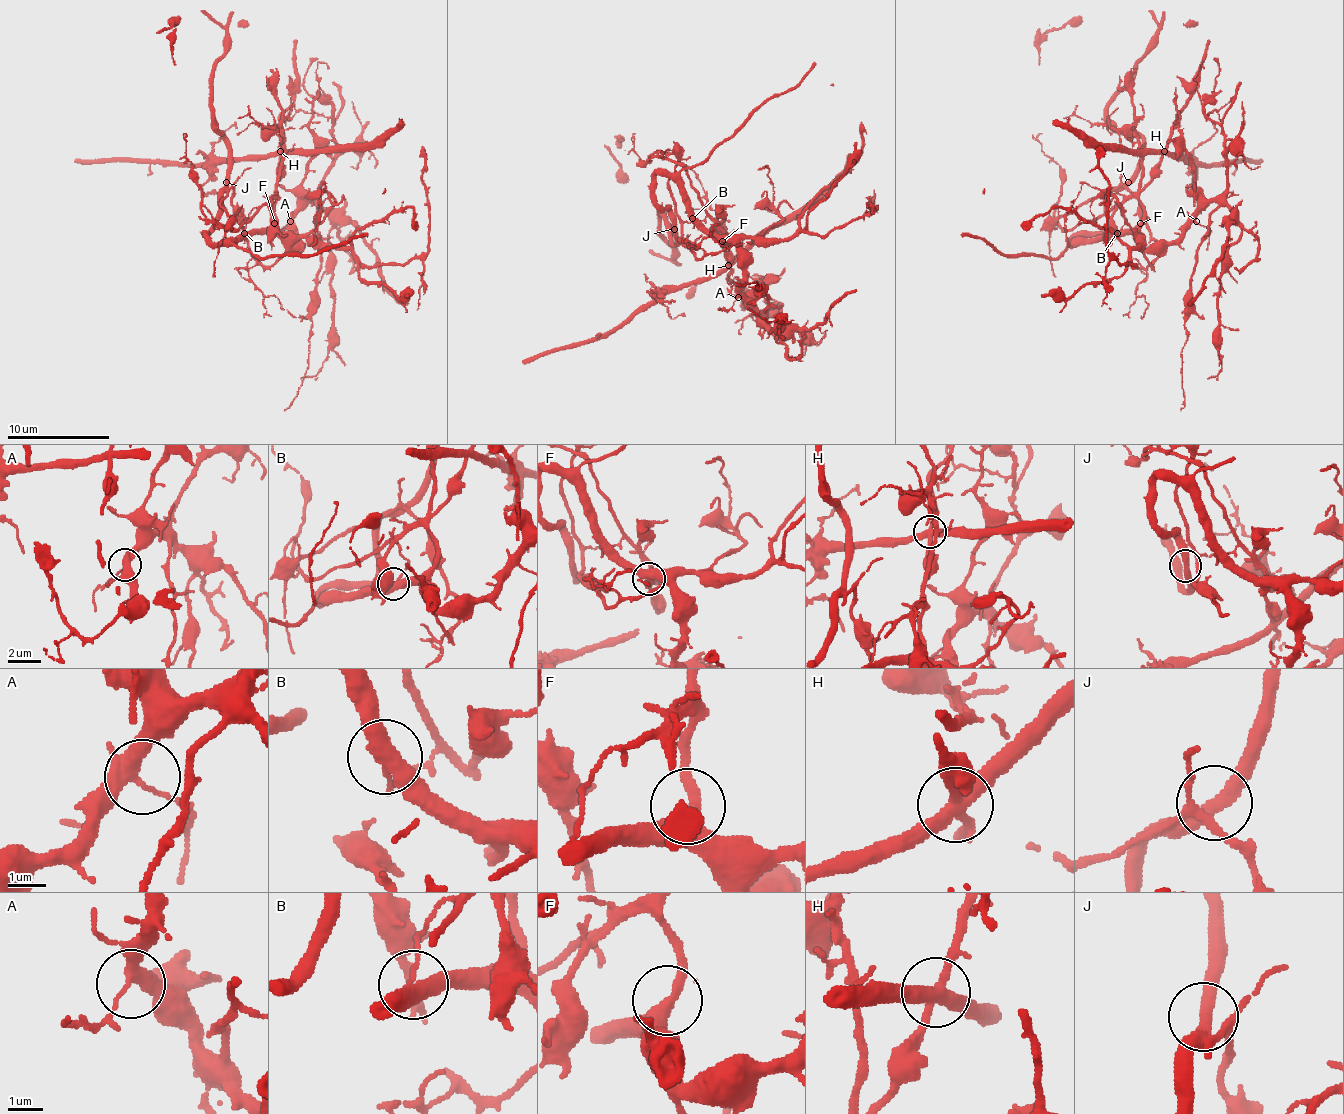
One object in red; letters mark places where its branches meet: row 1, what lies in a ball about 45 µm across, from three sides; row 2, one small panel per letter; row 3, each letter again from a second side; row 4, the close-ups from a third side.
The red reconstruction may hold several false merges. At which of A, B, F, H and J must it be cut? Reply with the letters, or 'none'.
B, H

